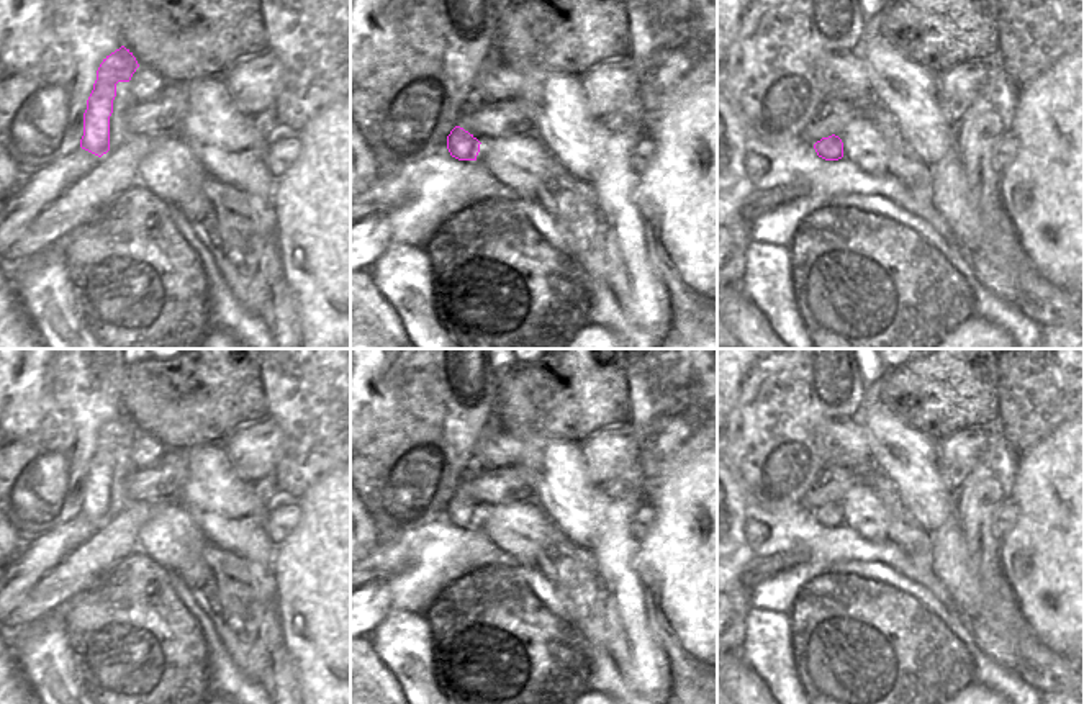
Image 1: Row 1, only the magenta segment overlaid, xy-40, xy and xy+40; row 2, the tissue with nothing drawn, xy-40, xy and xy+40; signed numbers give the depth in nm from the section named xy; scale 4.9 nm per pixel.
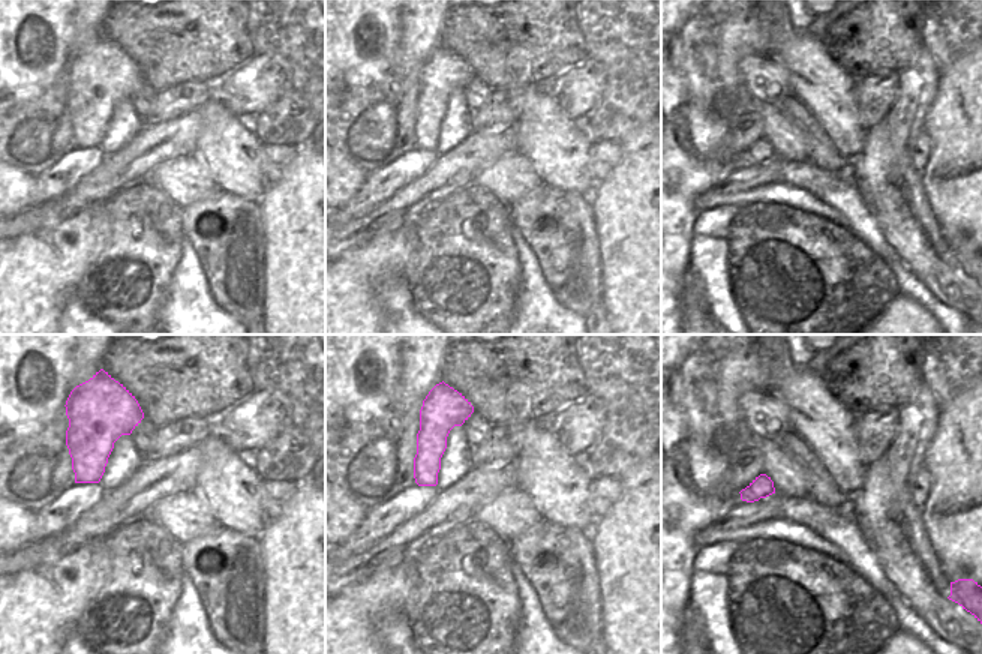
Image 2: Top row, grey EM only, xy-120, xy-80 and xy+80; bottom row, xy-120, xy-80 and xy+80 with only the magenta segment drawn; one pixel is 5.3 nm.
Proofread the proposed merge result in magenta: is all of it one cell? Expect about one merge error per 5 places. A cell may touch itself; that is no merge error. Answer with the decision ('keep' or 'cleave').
keep

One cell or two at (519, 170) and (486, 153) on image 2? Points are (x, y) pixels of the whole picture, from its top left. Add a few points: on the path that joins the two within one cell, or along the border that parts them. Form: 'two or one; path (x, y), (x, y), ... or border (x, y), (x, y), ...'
two; border (514, 152), (498, 158), (473, 182)

